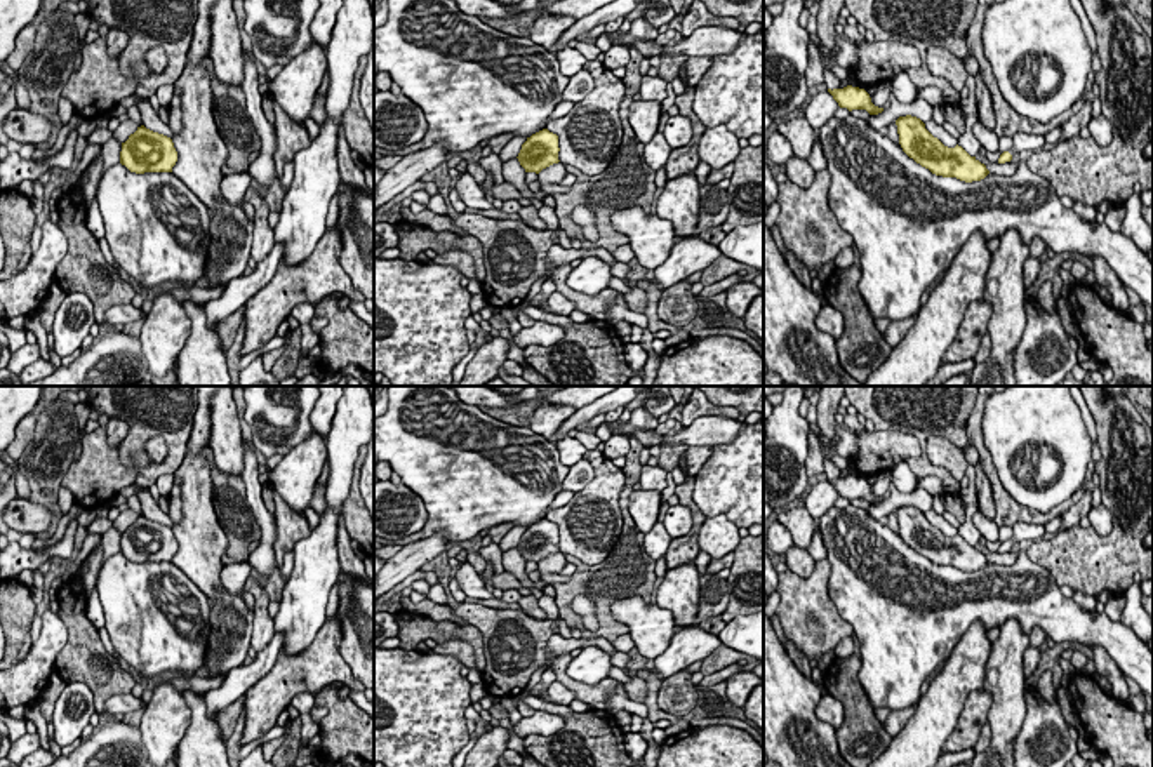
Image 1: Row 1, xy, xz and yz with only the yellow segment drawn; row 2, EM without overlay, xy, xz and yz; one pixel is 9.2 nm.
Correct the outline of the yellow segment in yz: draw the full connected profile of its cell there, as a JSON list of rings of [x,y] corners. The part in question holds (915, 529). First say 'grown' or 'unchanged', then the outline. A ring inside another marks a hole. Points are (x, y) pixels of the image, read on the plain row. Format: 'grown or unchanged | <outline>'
unchanged | [[[911,504],[896,510],[903,541],[936,565],[956,567],[965,572],[984,569],[990,560],[962,536],[948,537],[934,527],[925,513]]]

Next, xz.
unchanged | [[[543,518],[527,527],[517,548],[525,562],[539,564],[543,558],[560,551],[558,541],[558,525]]]

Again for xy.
unchanged | [[[144,515],[122,532],[120,553],[130,562],[172,562],[177,541],[170,527],[153,522]]]

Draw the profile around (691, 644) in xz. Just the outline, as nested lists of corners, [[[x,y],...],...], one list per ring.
[[[690,624],[675,633],[668,649],[654,659],[654,670],[663,682],[678,671],[683,671],[696,661],[703,661],[722,645],[718,635]]]

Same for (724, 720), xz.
[[[732,717],[703,718],[703,720],[692,718],[689,724],[690,724],[690,729],[704,729],[710,725],[732,725],[732,727],[746,730],[763,746],[763,737],[756,732],[756,729],[753,729],[751,725],[748,725],[746,722],[743,722],[739,718],[732,718]]]

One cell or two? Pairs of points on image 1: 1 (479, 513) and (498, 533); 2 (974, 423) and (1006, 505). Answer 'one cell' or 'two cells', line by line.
1: two cells
2: one cell

